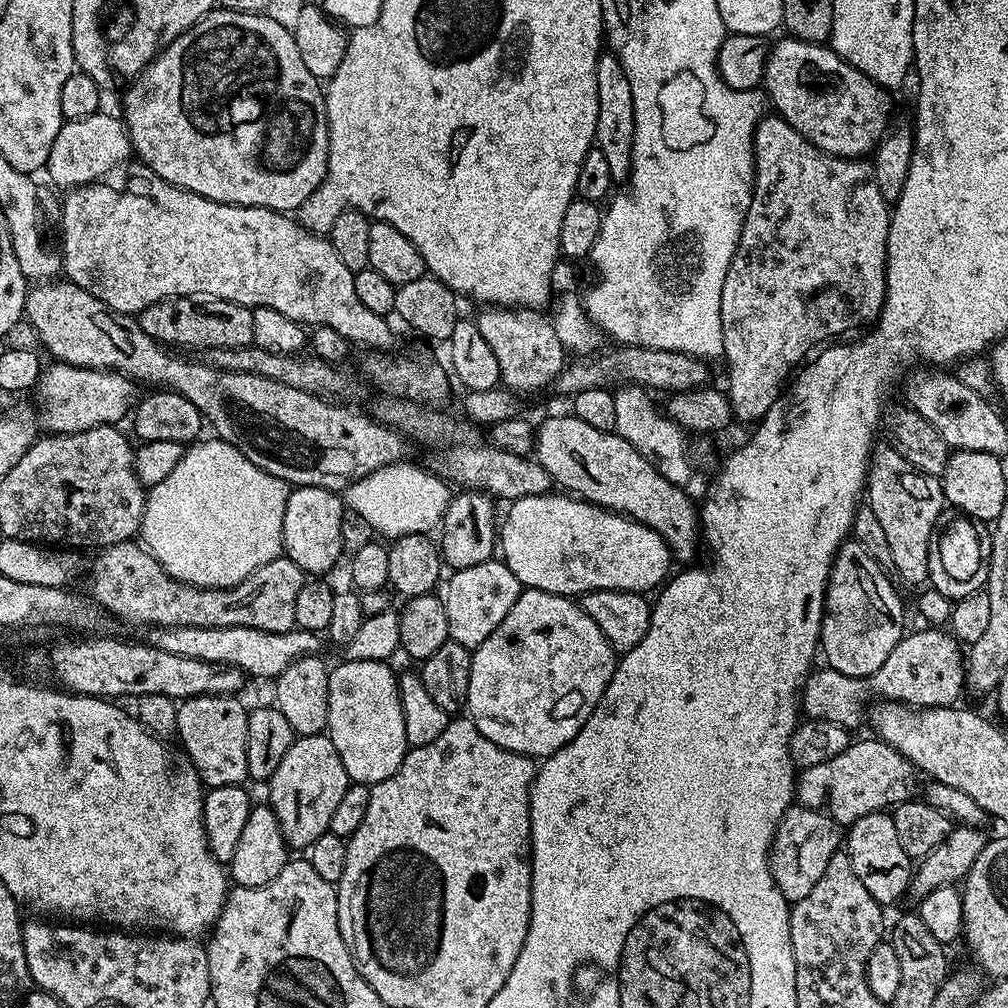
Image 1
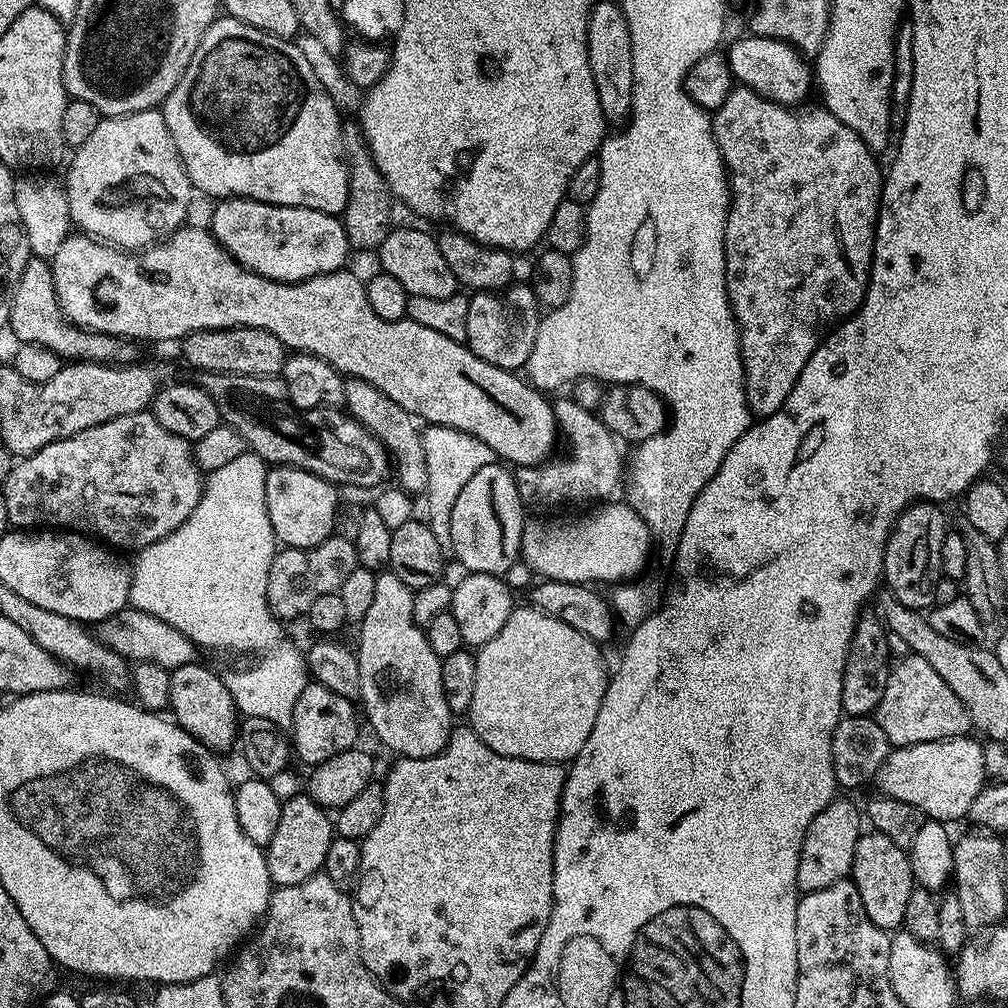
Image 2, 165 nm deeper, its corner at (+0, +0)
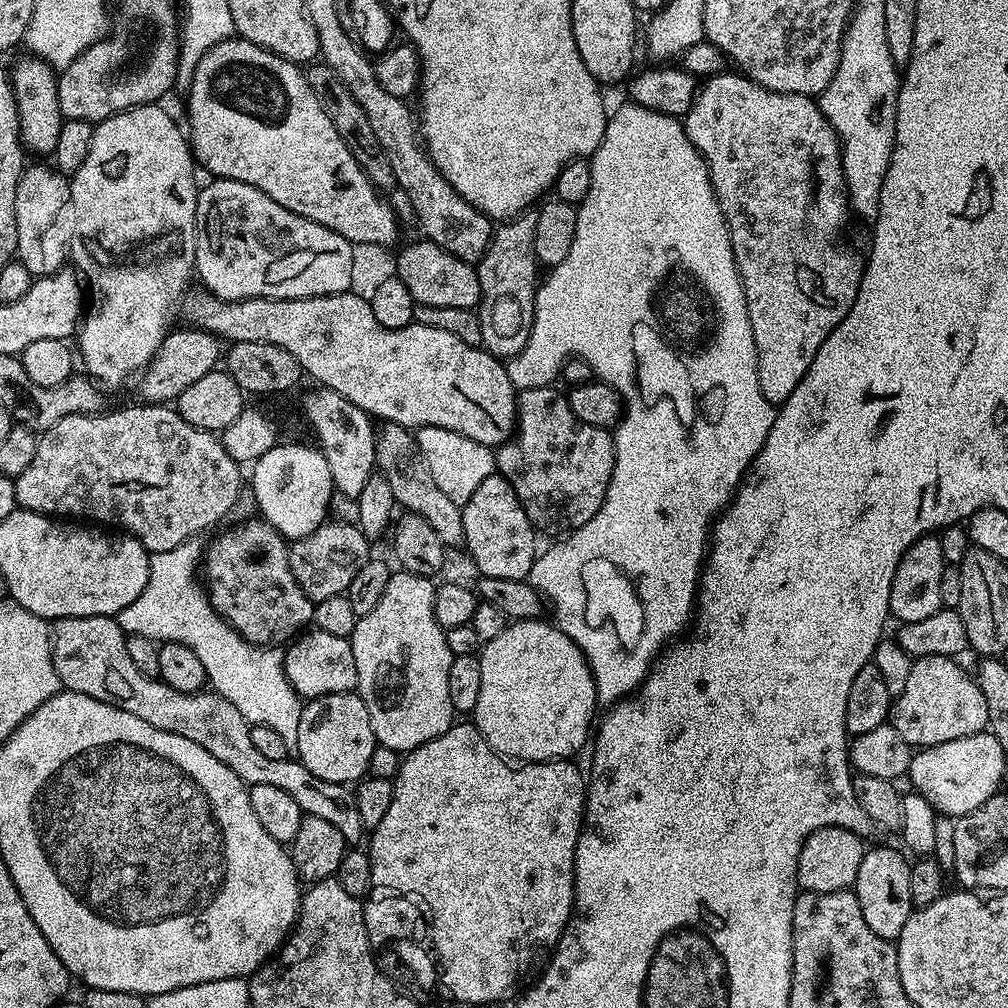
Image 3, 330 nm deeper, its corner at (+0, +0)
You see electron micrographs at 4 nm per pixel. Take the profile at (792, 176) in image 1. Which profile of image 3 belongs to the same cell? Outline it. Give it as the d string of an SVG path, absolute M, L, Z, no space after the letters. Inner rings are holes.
M721 71L718 76L707 77L699 85L696 101L693 102L688 115L683 117L682 123L686 134L694 146L708 163L708 173L712 179L712 188L716 192L716 201L728 222L728 233L732 243L732 253L740 281L746 294L746 310L750 314L750 330L754 334L756 343L756 357L758 358L758 386L762 386L762 394L773 406L779 406L794 394L794 386L802 382L802 378L810 370L810 362L814 362L814 354L818 354L818 346L826 342L824 333L828 329L835 330L850 314L854 302L858 298L860 279L864 273L865 257L860 256L852 248L844 245L844 227L850 217L848 203L848 189L844 187L844 167L840 157L840 140L830 122L822 114L819 103L811 96L790 94L789 92L775 92L758 86L753 80L735 71Z

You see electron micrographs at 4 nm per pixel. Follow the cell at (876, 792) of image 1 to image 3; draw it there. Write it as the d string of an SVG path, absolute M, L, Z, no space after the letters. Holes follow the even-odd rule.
M985 730L978 734L970 734L970 738L954 738L954 742L942 742L938 746L921 748L915 753L908 767L907 779L912 780L911 787L920 792L935 806L937 813L944 812L951 818L959 818L978 810L982 802L990 799L994 793L1001 791L1004 780L1004 760L1006 753L998 738L994 738L991 732Z

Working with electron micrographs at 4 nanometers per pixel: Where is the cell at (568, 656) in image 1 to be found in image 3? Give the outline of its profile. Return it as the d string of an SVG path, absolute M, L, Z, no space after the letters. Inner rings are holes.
M544 618L511 621L497 636L483 641L478 653L482 666L482 690L478 690L474 723L495 752L516 762L575 757L575 752L584 743L589 743L597 719L596 687L587 658L555 623L548 621L547 624L546 621Z

